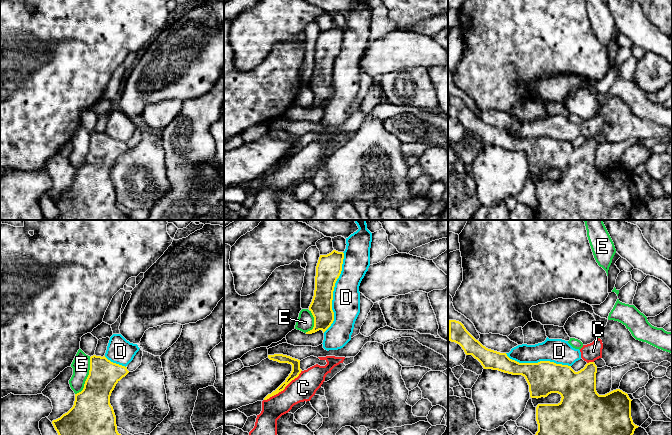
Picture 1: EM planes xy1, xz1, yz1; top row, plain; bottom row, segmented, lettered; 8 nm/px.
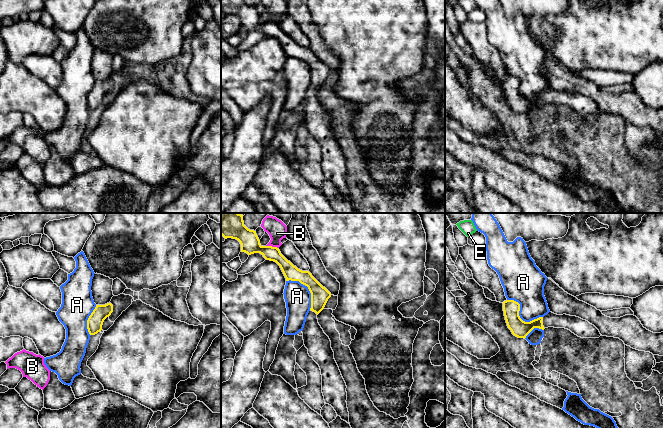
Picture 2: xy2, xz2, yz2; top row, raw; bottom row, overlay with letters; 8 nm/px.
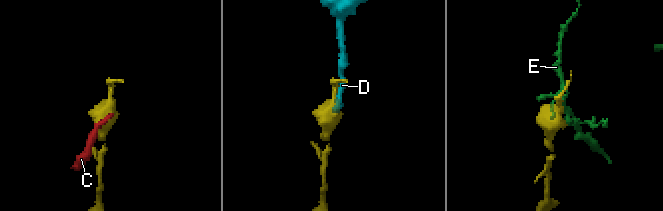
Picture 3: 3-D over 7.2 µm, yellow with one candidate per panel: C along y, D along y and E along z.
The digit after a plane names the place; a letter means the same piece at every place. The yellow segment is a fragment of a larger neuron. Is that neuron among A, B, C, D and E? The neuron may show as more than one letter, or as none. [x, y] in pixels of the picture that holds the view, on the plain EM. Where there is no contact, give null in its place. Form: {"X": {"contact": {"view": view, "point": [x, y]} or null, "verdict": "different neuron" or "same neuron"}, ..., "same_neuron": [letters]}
{"A": {"contact": {"view": "yz2", "point": [519, 92]}, "verdict": "different neuron"}, "B": {"contact": {"view": "xz2", "point": [271, 22]}, "verdict": "different neuron"}, "C": {"contact": {"view": "xz1", "point": [283, 165]}, "verdict": "different neuron"}, "D": {"contact": {"view": "xz1", "point": [332, 68]}, "verdict": "different neuron"}, "E": {"contact": {"view": "xy1", "point": [87, 153]}, "verdict": "different neuron"}, "same_neuron": []}

